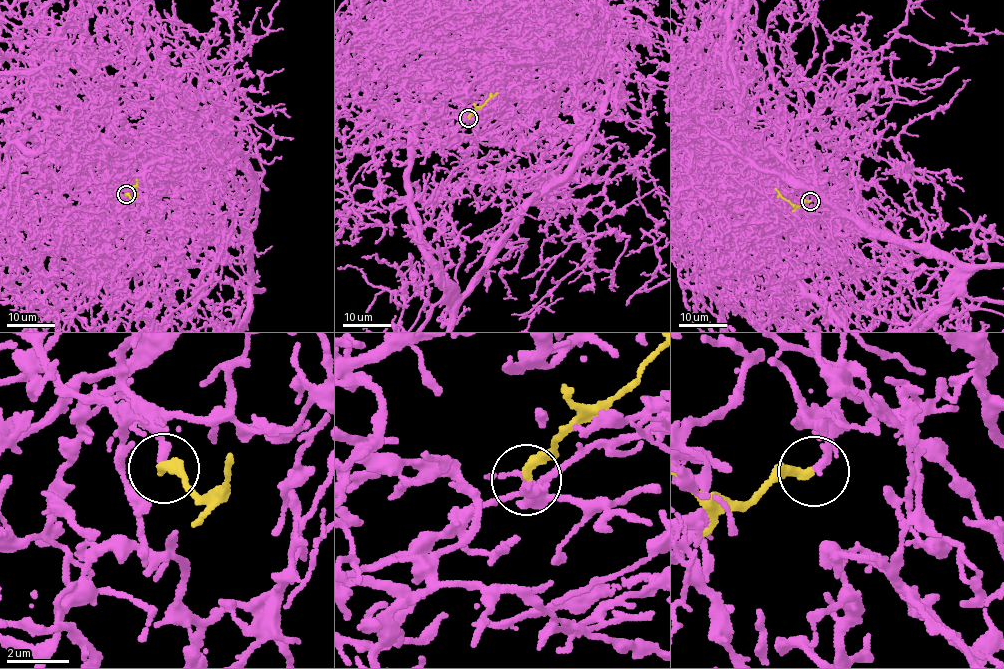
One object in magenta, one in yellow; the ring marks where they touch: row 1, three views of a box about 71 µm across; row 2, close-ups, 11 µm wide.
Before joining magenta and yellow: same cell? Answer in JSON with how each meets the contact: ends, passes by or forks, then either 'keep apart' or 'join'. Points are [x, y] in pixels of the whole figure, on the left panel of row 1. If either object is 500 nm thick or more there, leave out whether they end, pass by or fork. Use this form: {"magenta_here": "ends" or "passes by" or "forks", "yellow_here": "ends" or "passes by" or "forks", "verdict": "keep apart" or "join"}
{"magenta_here": "ends", "yellow_here": "ends", "verdict": "join"}

